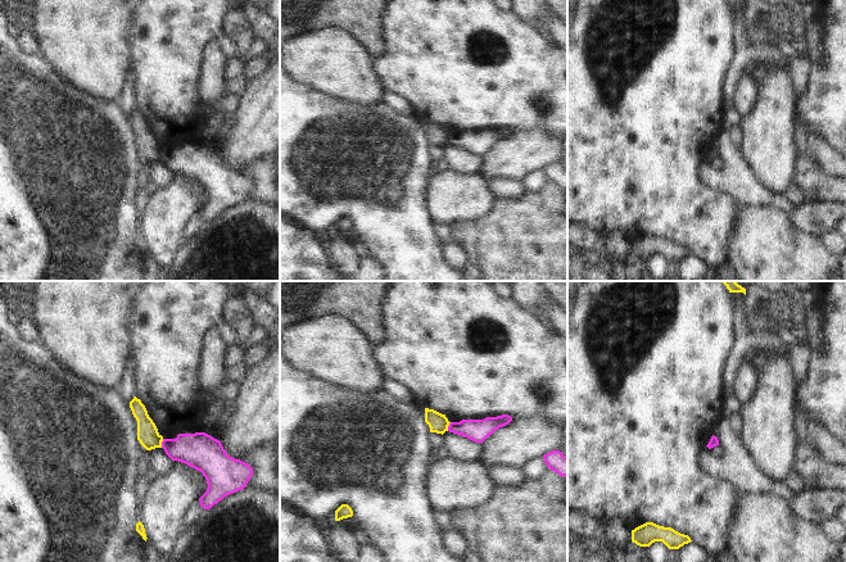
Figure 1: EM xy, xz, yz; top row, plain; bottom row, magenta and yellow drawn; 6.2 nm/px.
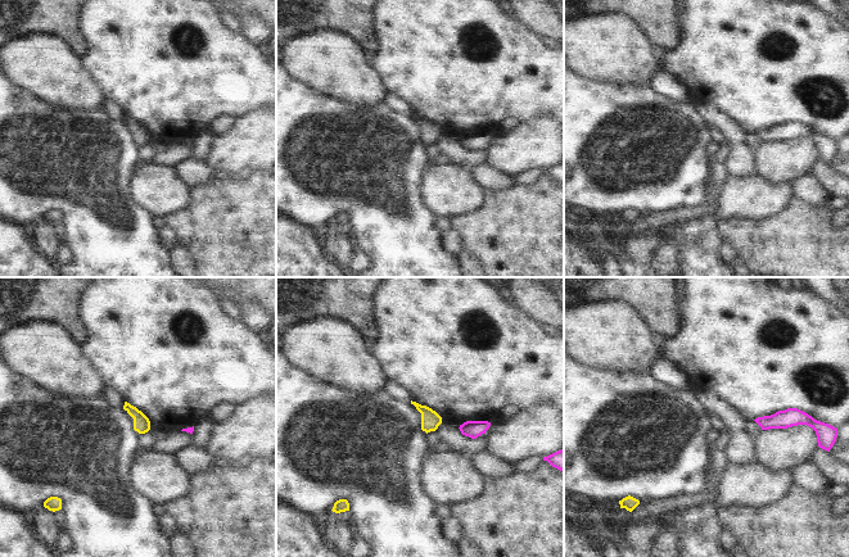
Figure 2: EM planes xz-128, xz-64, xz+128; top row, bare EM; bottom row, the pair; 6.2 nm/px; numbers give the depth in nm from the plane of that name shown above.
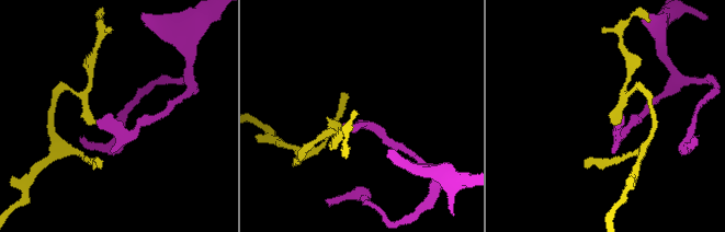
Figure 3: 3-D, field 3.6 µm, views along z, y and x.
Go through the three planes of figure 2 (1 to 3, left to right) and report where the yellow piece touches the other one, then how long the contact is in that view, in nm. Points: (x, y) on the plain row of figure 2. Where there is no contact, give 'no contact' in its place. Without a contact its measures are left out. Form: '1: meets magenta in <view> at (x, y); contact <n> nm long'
1: no contact
2: no contact
3: no contact

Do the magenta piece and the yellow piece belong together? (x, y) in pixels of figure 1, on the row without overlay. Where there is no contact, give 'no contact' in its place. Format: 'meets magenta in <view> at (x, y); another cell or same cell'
meets magenta in xy at (162, 155); another cell

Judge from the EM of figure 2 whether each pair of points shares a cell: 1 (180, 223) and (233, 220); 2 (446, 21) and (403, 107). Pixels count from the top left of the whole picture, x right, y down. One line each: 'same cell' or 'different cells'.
1: same cell
2: different cells

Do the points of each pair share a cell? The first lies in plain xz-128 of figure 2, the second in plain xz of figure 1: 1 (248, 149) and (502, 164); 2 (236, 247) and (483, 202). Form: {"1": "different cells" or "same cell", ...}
{"1": "same cell", "2": "different cells"}

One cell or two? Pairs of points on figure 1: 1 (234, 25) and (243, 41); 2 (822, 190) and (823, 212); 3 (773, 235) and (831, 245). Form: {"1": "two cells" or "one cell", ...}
{"1": "one cell", "2": "two cells", "3": "two cells"}

